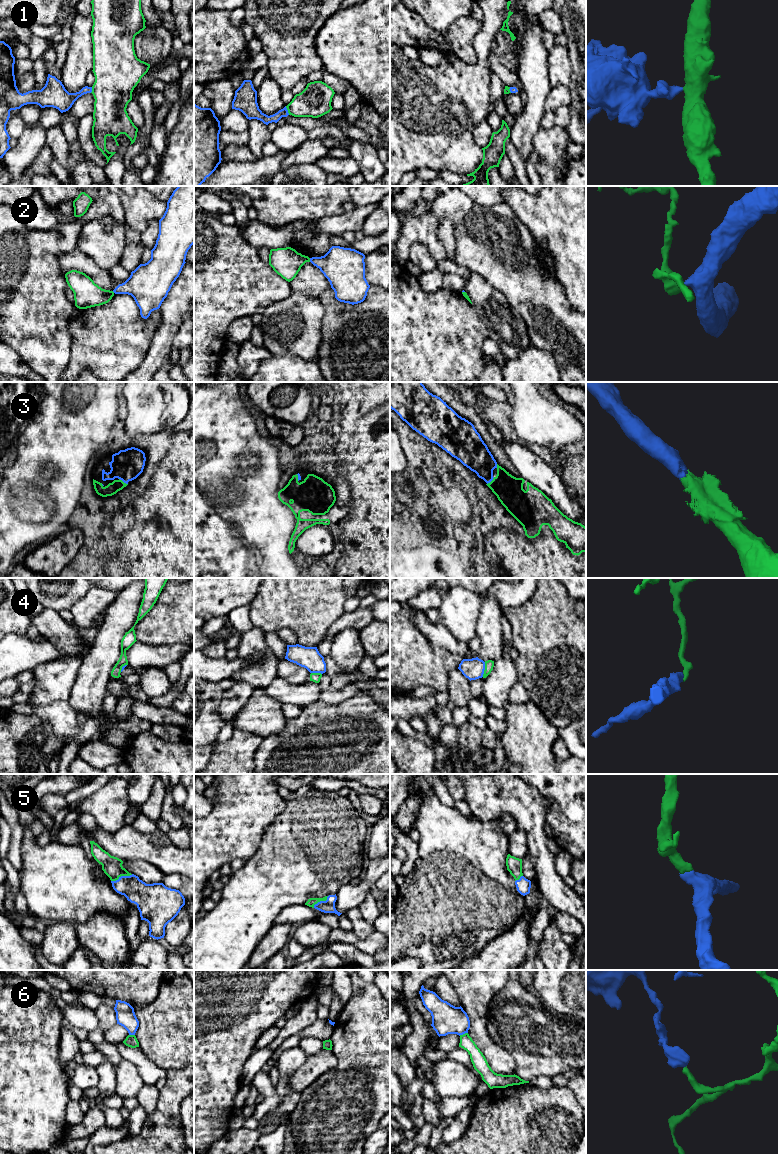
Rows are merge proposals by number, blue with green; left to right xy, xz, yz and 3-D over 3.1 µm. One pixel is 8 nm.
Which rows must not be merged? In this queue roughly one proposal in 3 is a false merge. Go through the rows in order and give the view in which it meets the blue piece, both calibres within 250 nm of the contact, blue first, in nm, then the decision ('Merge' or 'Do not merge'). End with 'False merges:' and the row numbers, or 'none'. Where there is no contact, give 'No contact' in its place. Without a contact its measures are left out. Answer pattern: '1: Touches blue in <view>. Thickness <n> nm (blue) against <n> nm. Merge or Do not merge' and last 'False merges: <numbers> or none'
1: Touches blue in xz. Thickness 90 nm (blue) against 260 nm. Do not merge
2: Touches blue in xz. Thickness 300 nm (blue) against 240 nm. Do not merge
3: Touches blue in xy. Thickness 260 nm (blue) against 100 nm. Merge
4: Touches blue in yz. Thickness 170 nm (blue) against 70 nm. Do not merge
5: Touches blue in xy. Thickness 200 nm (blue) against 160 nm. Merge
6: Touches blue in yz. Thickness 240 nm (blue) against 120 nm. Do not merge
False merges: 1, 2, 4, 6

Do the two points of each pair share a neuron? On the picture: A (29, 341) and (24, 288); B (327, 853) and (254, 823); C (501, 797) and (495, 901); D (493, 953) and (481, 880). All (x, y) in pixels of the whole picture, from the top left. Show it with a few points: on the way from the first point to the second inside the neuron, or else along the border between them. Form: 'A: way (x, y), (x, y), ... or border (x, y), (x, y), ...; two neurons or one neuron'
A: way (36, 329), (32, 316), (24, 302); one neuron
B: border (281, 811), (263, 832), (260, 845), (256, 850); two neurons
C: border (474, 816), (482, 821), (498, 819); two neurons
D: border (511, 927), (493, 938), (474, 956); two neurons

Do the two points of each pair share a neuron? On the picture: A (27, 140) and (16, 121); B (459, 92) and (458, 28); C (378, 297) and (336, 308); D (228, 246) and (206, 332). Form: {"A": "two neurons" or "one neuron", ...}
{"A": "two neurons", "B": "two neurons", "C": "one neuron", "D": "one neuron"}

